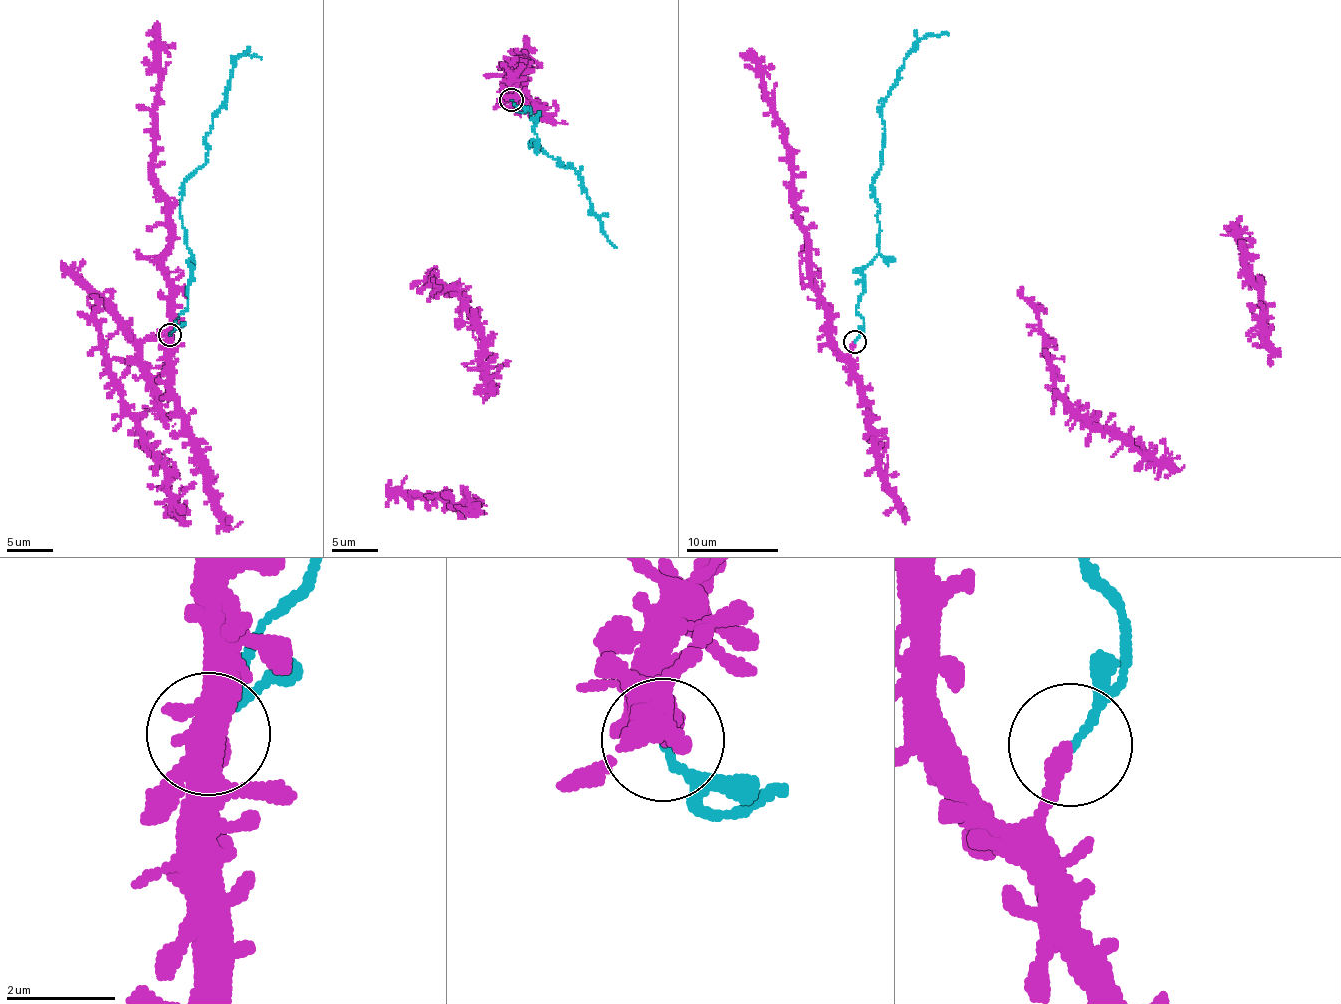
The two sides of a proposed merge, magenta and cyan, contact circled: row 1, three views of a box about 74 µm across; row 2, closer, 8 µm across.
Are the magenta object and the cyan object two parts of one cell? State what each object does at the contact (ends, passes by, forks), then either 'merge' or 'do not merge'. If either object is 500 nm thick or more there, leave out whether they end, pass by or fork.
magenta ends there; cyan ends there; do not merge

